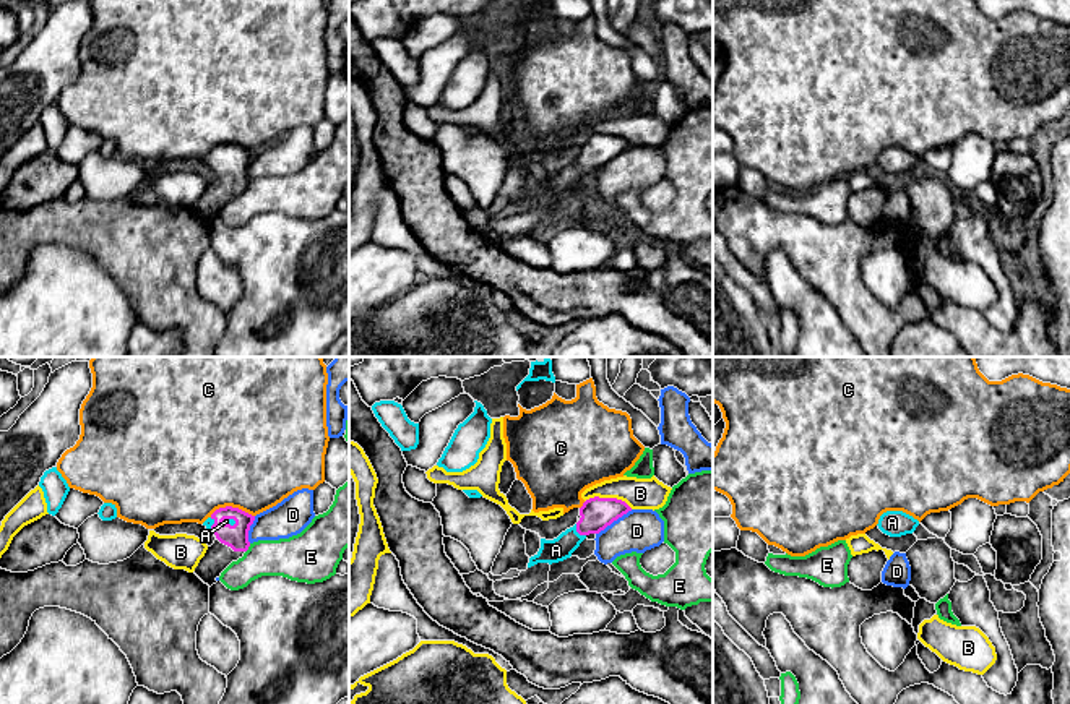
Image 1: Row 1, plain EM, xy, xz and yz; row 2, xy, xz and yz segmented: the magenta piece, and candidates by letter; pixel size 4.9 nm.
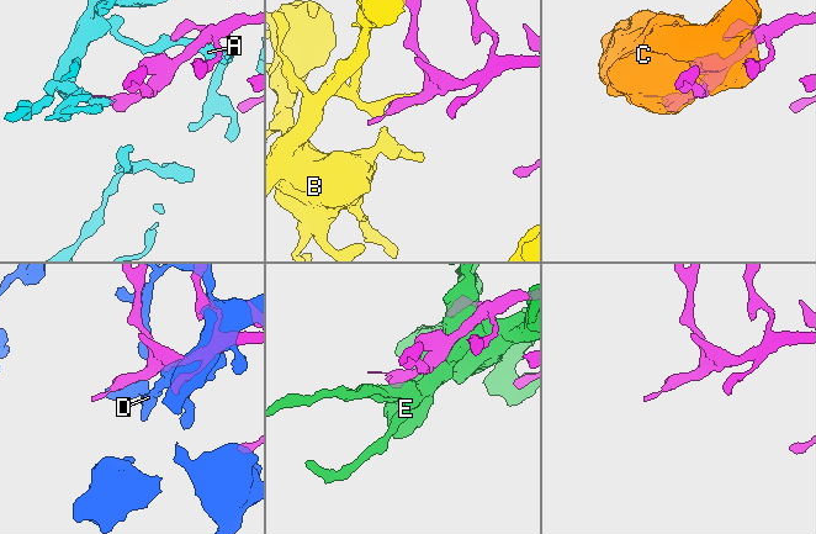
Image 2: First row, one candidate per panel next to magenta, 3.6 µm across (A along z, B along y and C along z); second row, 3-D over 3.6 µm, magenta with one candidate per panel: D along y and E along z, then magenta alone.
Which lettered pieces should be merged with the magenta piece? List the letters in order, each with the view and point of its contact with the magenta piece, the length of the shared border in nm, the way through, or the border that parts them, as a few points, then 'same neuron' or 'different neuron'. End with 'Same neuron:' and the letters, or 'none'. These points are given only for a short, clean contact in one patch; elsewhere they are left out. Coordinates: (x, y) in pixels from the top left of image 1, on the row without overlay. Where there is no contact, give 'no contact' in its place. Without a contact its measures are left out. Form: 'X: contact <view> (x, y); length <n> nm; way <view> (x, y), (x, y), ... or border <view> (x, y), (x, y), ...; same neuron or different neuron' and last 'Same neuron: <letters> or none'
A: contact xz (578, 169); length 80 nm; way xz (596, 150), (578, 169), (556, 187); same neuron
B: contact xz (609, 135); length 240 nm; different neuron
C: contact xy (231, 143); length 220 nm; different neuron
D: contact xz (614, 156); length 220 nm; different neuron
E: contact xy (247, 185); length 50 nm; different neuron
Same neuron: A

